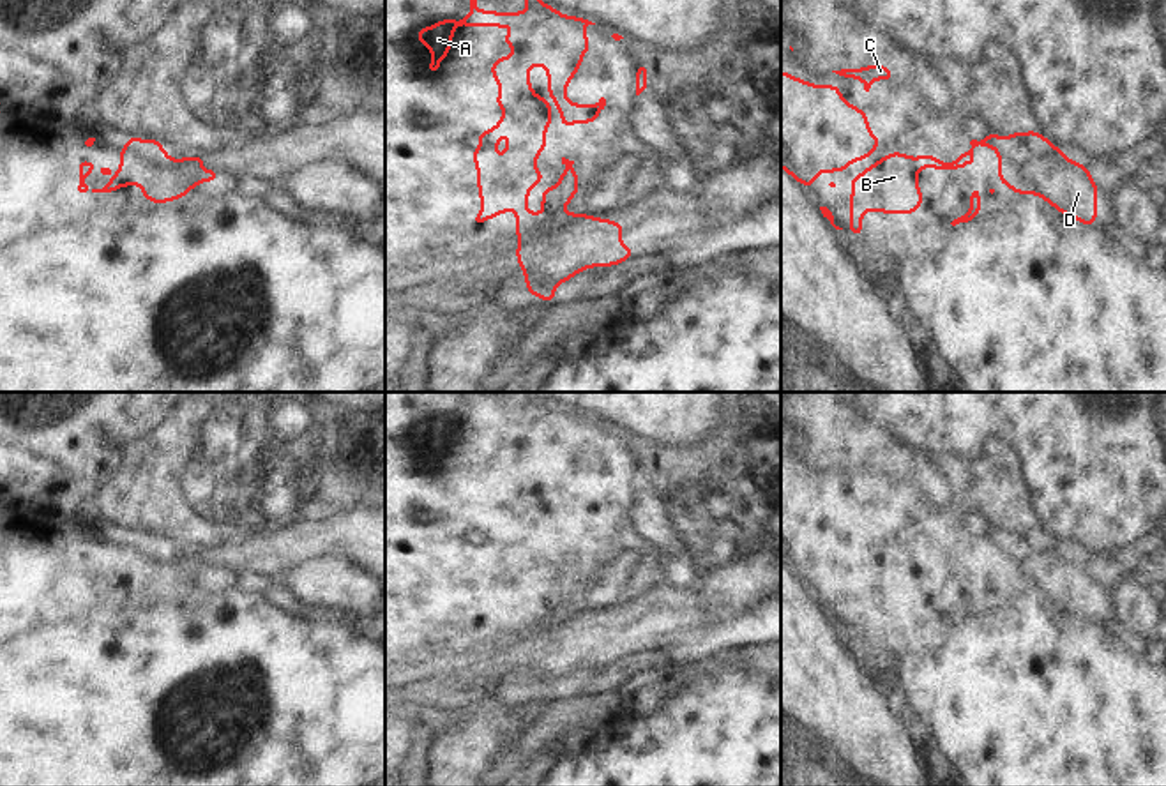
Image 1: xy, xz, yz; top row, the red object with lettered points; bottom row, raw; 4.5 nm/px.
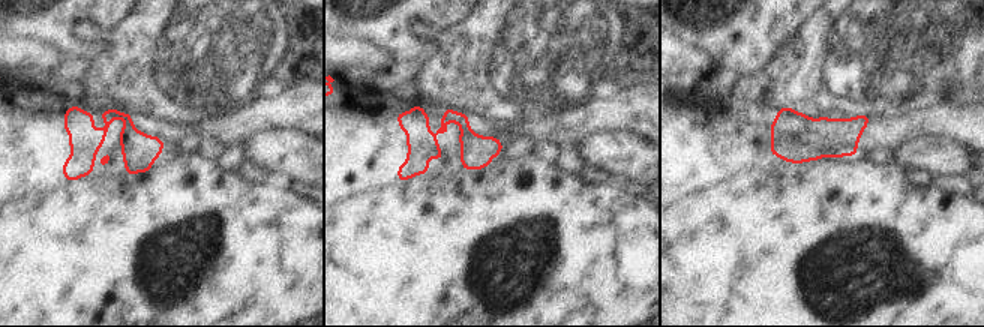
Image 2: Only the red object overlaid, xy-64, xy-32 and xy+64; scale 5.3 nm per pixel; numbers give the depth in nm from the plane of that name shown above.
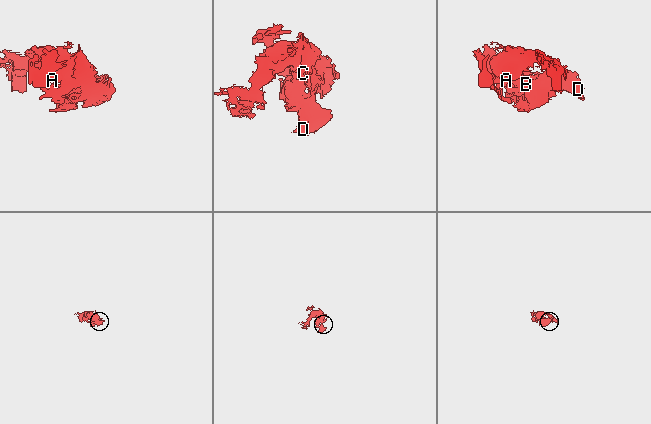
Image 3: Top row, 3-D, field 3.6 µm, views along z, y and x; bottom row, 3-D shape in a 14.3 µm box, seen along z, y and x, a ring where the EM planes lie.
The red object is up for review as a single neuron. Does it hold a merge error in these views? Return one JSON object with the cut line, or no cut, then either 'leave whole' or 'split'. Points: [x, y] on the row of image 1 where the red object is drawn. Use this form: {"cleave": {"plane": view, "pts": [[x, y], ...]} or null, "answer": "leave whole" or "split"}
{"cleave": {"plane": "xy", "pts": [[159, 142], [159, 154], [138, 168], [145, 177], [140, 182]]}, "answer": "split"}

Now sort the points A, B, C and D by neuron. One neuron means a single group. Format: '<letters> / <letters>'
A B C / D

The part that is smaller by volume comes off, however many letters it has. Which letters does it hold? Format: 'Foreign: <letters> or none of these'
Foreign: D

